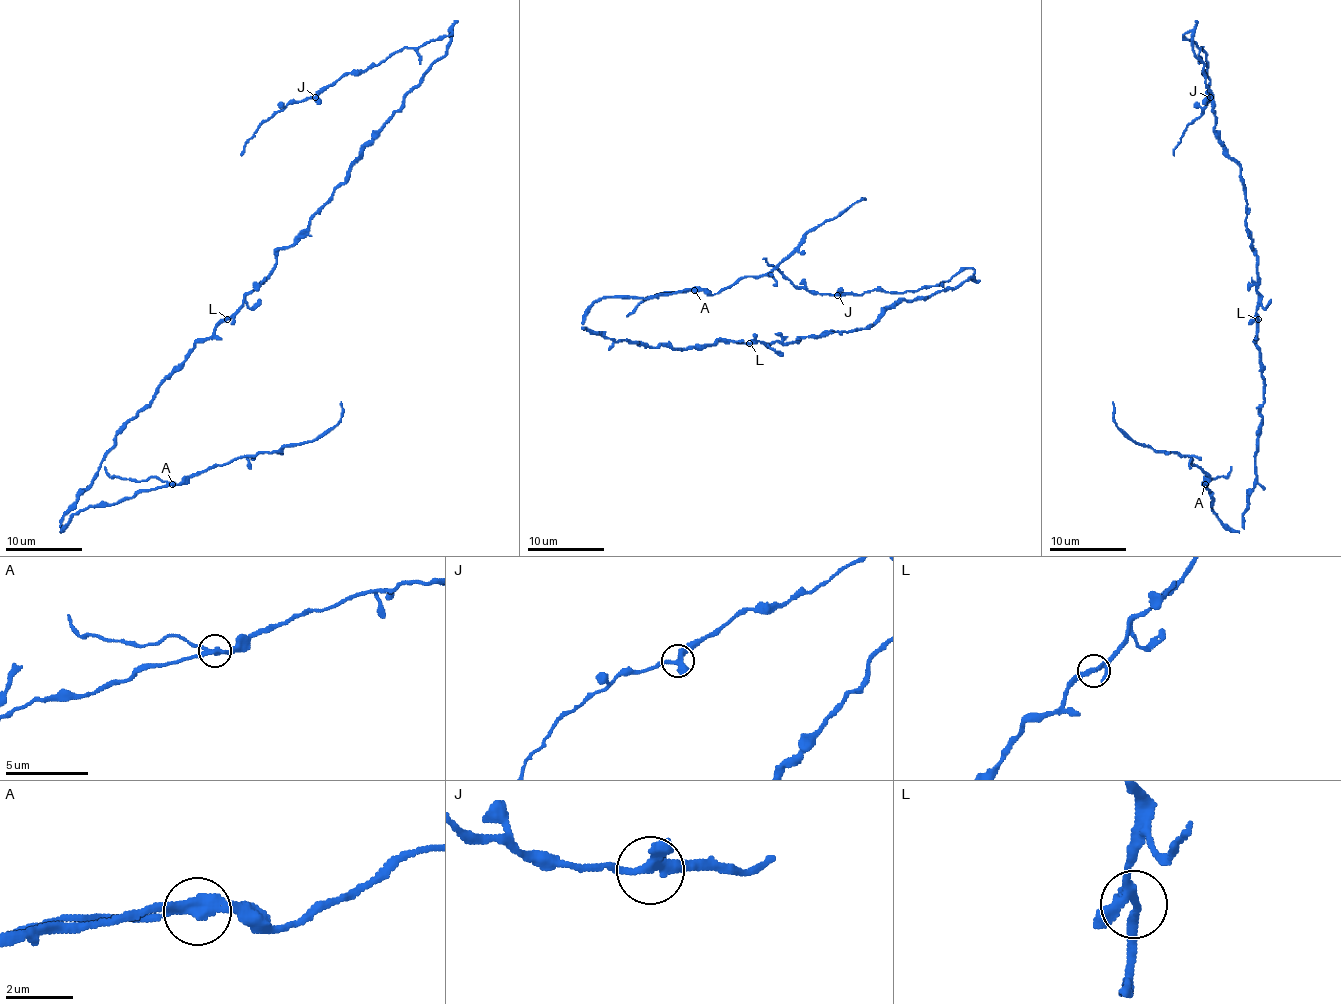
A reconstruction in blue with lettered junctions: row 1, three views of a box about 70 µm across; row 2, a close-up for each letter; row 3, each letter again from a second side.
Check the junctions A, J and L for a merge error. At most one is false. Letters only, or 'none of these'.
A

